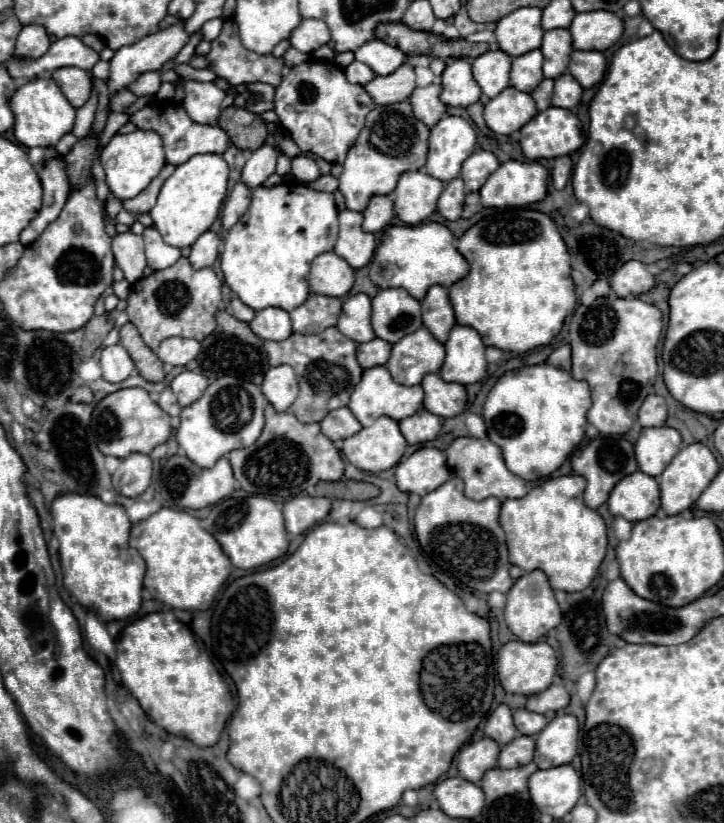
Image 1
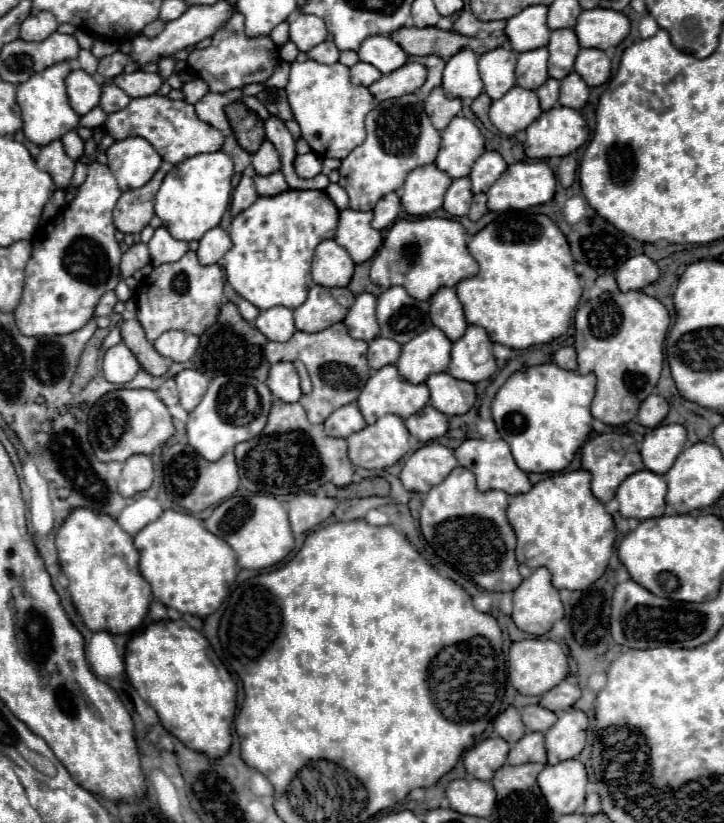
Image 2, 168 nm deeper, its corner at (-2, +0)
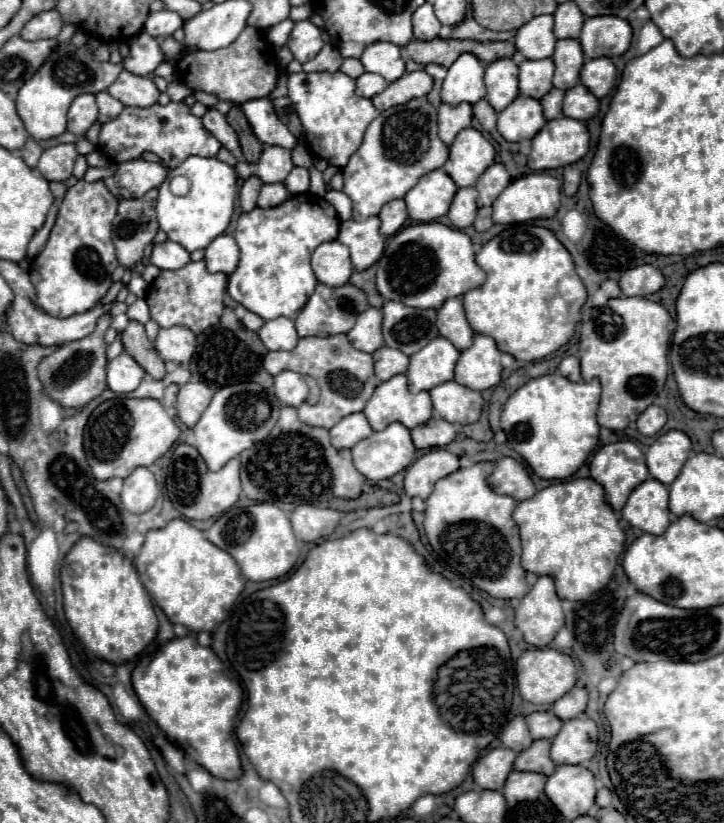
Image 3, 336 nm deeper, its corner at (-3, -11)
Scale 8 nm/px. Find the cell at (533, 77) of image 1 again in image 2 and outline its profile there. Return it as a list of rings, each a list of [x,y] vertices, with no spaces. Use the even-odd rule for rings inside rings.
[[[540,47],[518,55],[516,63],[516,81],[524,89],[538,89],[548,79],[548,49]]]

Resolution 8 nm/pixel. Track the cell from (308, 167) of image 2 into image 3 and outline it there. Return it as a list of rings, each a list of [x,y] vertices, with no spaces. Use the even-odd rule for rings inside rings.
[[[295,166],[285,178],[285,186],[291,194],[303,194],[309,190],[309,170]]]

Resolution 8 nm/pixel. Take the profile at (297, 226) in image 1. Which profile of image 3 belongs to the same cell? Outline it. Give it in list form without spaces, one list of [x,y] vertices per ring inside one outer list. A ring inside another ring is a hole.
[[[311,192],[291,196],[275,208],[253,208],[249,214],[243,212],[235,230],[241,258],[227,286],[231,298],[263,320],[279,316],[295,320],[317,286],[311,270],[311,254],[319,244],[335,240],[337,230],[339,216],[335,208],[325,198],[321,200]]]

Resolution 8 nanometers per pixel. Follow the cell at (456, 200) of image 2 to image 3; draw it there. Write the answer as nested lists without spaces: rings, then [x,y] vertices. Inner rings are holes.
[[[459,188],[457,190],[457,194],[451,202],[451,208],[447,212],[447,218],[451,220],[451,224],[455,228],[473,226],[473,220],[475,220],[475,214],[477,214],[475,198],[477,198],[475,188]]]

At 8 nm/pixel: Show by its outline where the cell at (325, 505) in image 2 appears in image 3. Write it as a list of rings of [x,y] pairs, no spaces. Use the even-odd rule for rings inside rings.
[[[299,504],[291,512],[291,524],[297,540],[313,542],[323,536],[329,536],[339,524],[341,512],[331,508],[319,508],[313,504]]]

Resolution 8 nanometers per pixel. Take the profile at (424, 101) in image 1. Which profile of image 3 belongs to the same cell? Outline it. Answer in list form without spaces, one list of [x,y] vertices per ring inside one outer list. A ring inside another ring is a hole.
[[[441,104],[437,108],[437,126],[439,126],[439,138],[445,144],[451,144],[453,138],[467,126],[471,126],[473,110],[471,104],[459,104],[459,106],[449,106]]]

